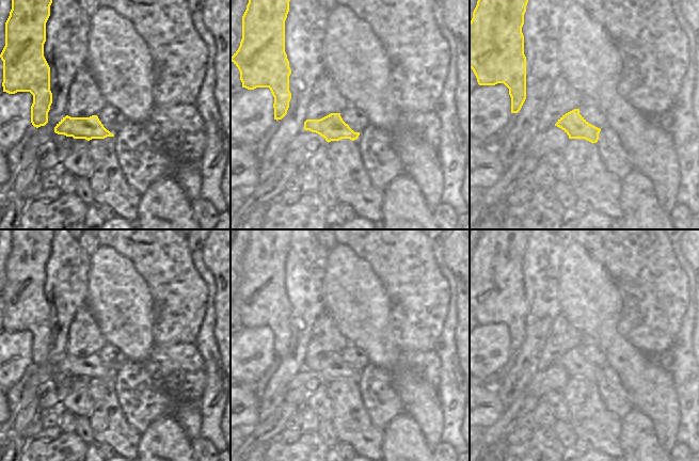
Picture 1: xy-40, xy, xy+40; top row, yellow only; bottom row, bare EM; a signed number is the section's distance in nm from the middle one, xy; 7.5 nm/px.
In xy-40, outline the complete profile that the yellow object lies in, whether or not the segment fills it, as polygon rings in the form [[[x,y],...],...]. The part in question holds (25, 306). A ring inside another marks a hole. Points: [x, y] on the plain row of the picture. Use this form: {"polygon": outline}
{"polygon": [[[12,229],[12,249],[5,261],[5,285],[0,293],[3,300],[3,331],[30,331],[33,334],[31,362],[36,367],[48,362],[52,343],[50,306],[44,296],[46,261],[50,255],[52,232],[53,229]]]}

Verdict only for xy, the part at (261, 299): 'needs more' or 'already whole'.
already whole

